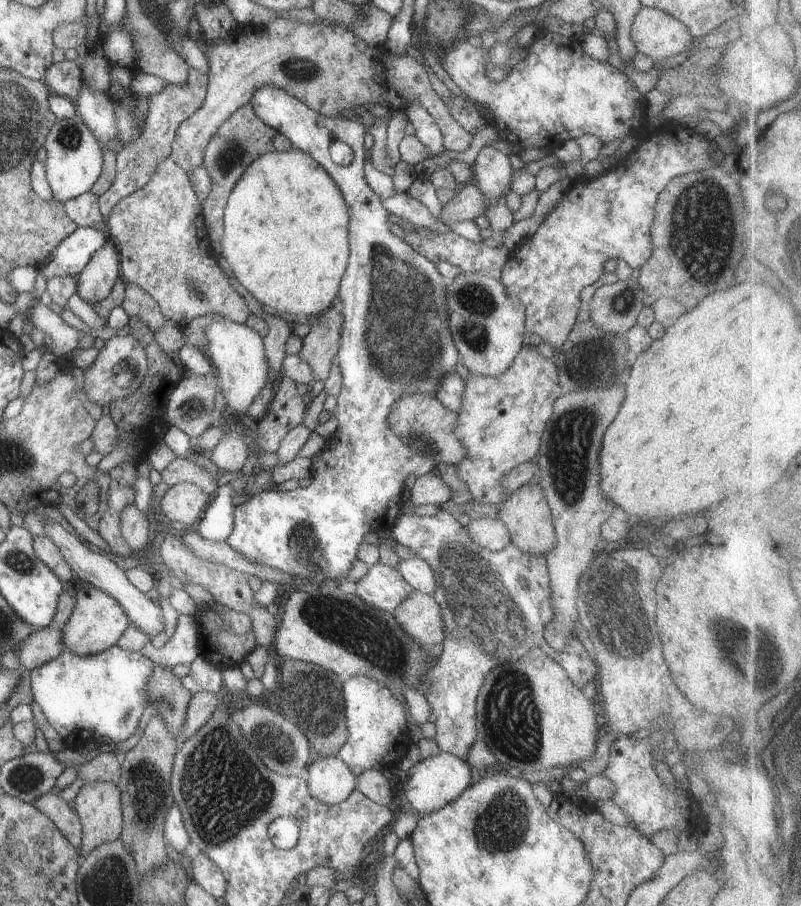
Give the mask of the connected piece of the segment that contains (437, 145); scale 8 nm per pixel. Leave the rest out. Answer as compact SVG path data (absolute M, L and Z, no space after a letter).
M409 105L408 109L412 119L416 136L424 143L424 146L431 152L431 156L440 154L445 150L443 134L437 122L430 116L430 113L419 105Z

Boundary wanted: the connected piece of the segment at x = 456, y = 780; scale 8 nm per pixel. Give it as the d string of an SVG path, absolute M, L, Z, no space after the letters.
M444 751L425 759L420 758L404 774L404 794L418 815L427 815L456 800L470 786L471 772L472 768L466 761Z

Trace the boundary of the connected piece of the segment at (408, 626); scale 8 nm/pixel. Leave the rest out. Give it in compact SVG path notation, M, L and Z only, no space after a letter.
M412 591L392 612L402 630L421 647L442 644L445 628L441 608L429 594Z

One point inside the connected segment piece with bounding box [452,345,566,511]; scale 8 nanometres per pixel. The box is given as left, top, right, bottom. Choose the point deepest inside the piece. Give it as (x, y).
(500, 423)

